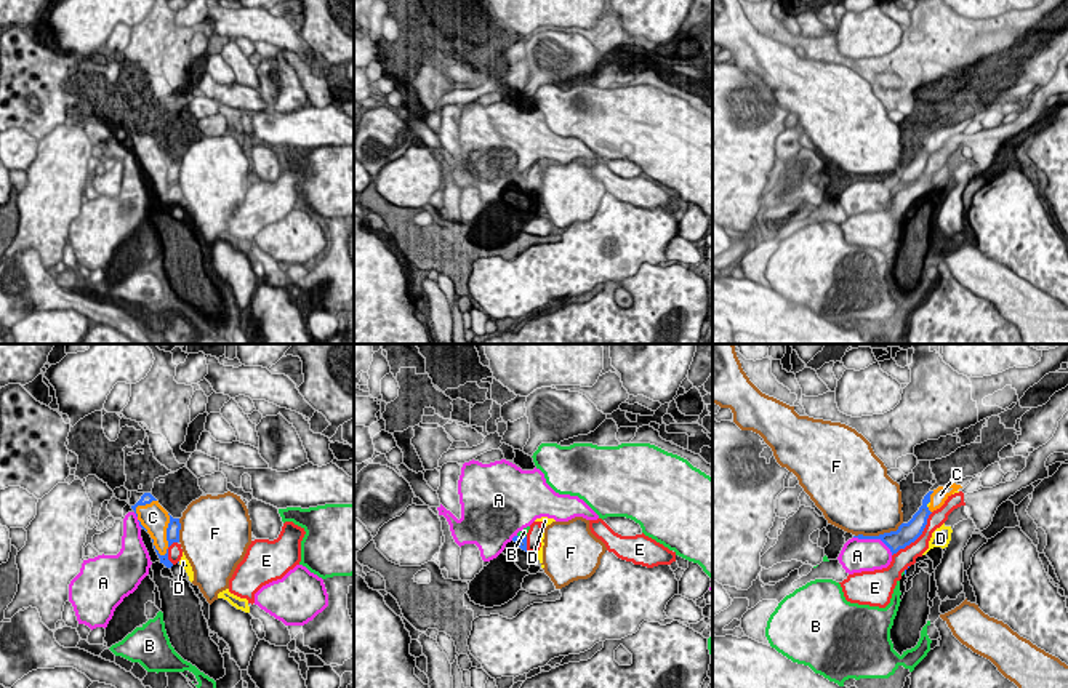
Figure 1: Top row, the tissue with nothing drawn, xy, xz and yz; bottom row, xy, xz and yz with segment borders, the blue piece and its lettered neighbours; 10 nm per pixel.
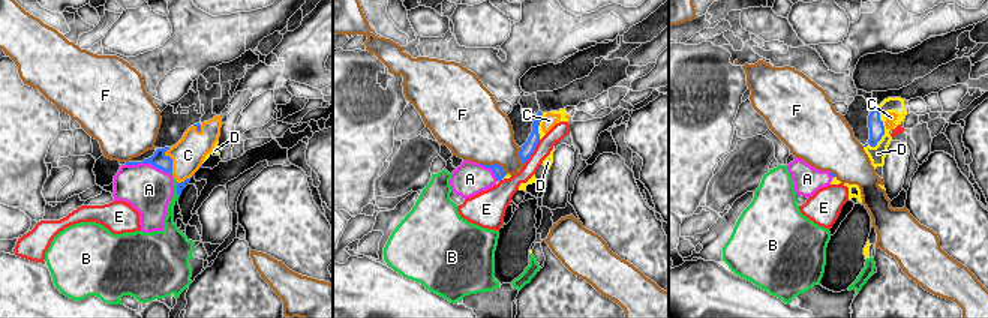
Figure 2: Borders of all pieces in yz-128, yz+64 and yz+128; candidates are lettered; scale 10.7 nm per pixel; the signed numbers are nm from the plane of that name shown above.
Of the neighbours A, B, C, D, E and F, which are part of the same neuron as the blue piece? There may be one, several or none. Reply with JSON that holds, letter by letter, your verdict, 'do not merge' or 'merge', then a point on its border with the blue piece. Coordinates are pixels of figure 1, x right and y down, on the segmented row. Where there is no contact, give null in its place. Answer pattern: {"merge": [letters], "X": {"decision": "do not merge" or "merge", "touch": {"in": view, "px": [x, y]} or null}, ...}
{"merge": ["C", "D"], "A": {"decision": "do not merge", "touch": {"in": "yz", "px": [875, 538]}}, "B": {"decision": "do not merge", "touch": {"in": "xz", "px": [524, 536]}}, "C": {"decision": "merge", "touch": {"in": "xy", "px": [167, 536]}}, "D": {"decision": "merge", "touch": {"in": "yz", "px": [927, 503]}}, "E": {"decision": "do not merge", "touch": {"in": "yz", "px": [916, 538]}}, "F": {"decision": "do not merge", "touch": {"in": "yz", "px": [879, 535]}}}

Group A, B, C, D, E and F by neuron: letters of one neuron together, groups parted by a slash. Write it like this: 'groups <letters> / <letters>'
groups A / B / C D / E / F

